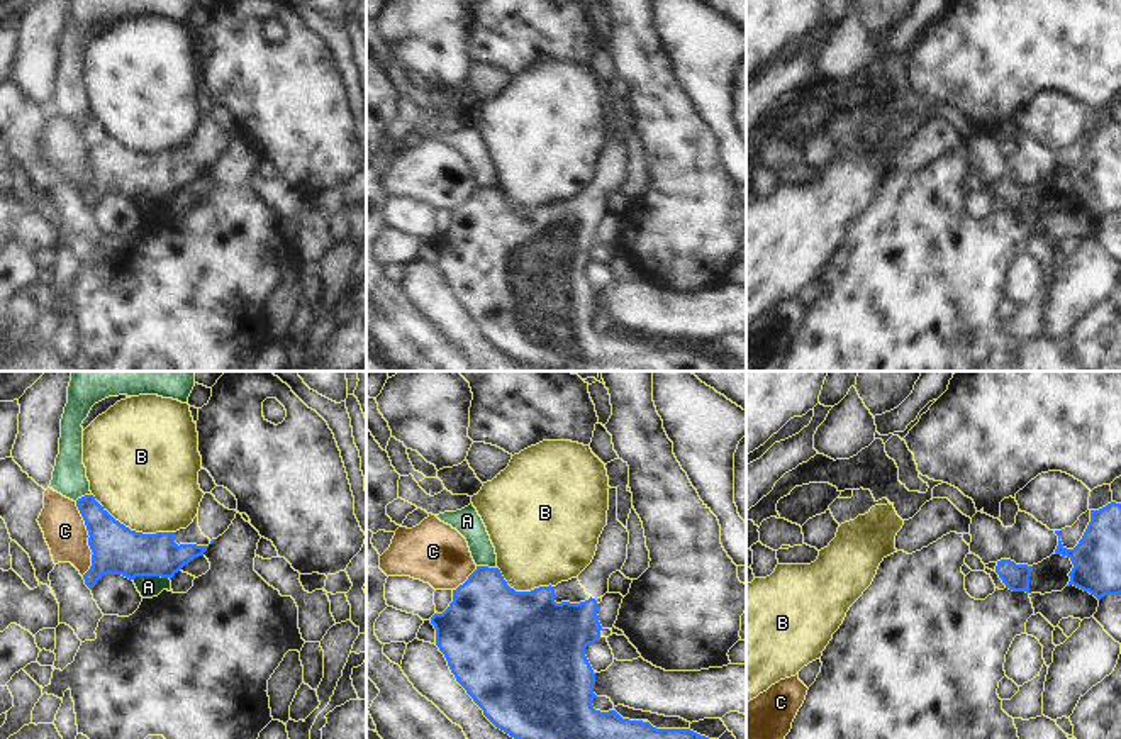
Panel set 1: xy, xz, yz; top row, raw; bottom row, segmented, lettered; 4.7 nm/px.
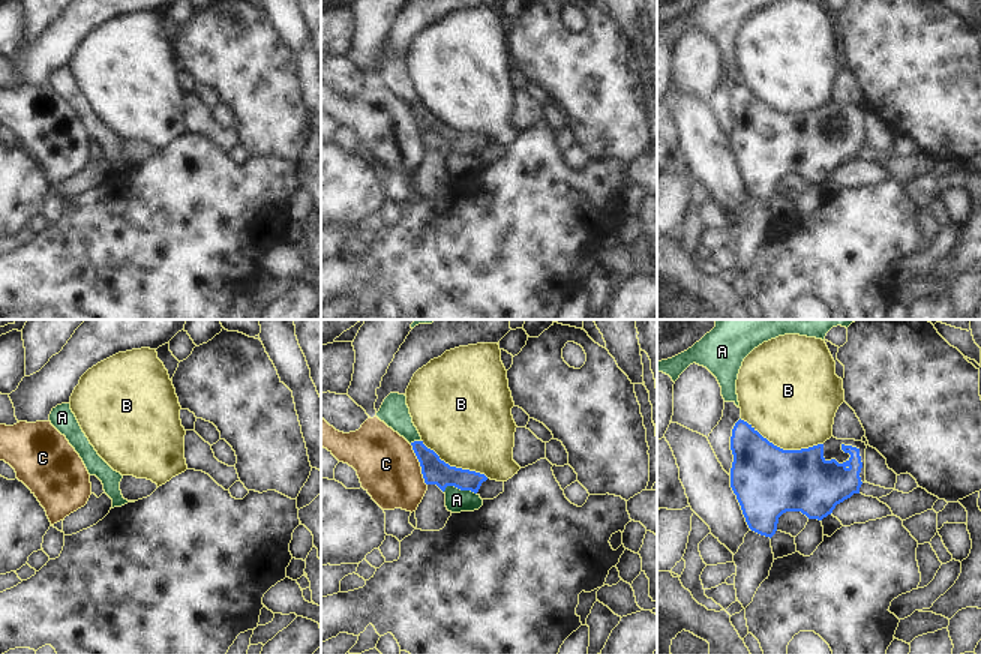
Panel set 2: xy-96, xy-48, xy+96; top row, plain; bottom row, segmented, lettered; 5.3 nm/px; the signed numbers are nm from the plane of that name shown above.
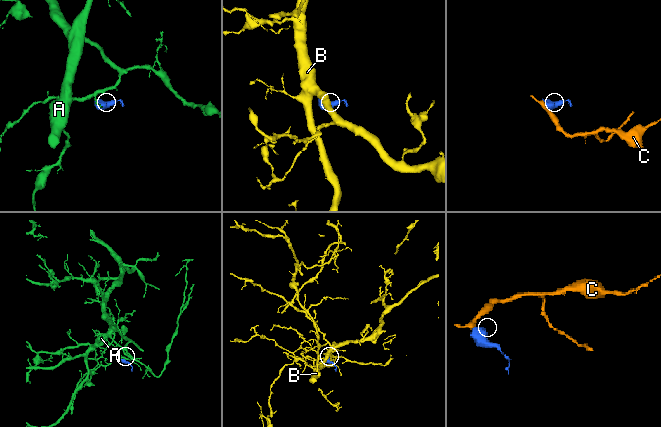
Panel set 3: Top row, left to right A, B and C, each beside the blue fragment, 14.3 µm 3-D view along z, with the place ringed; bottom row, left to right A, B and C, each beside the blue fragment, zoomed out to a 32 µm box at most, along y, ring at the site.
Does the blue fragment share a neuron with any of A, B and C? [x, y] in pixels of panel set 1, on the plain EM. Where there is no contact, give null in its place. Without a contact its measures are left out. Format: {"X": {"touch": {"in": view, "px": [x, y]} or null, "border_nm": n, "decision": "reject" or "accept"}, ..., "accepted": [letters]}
{"A": {"touch": {"in": "xy", "px": [151, 195]}, "border_nm": 180, "decision": "reject"}, "B": {"touch": {"in": "xy", "px": [133, 151]}, "border_nm": 440, "decision": "reject"}, "C": {"touch": {"in": "xy", "px": [89, 160]}, "border_nm": 360, "decision": "reject"}, "accepted": []}

